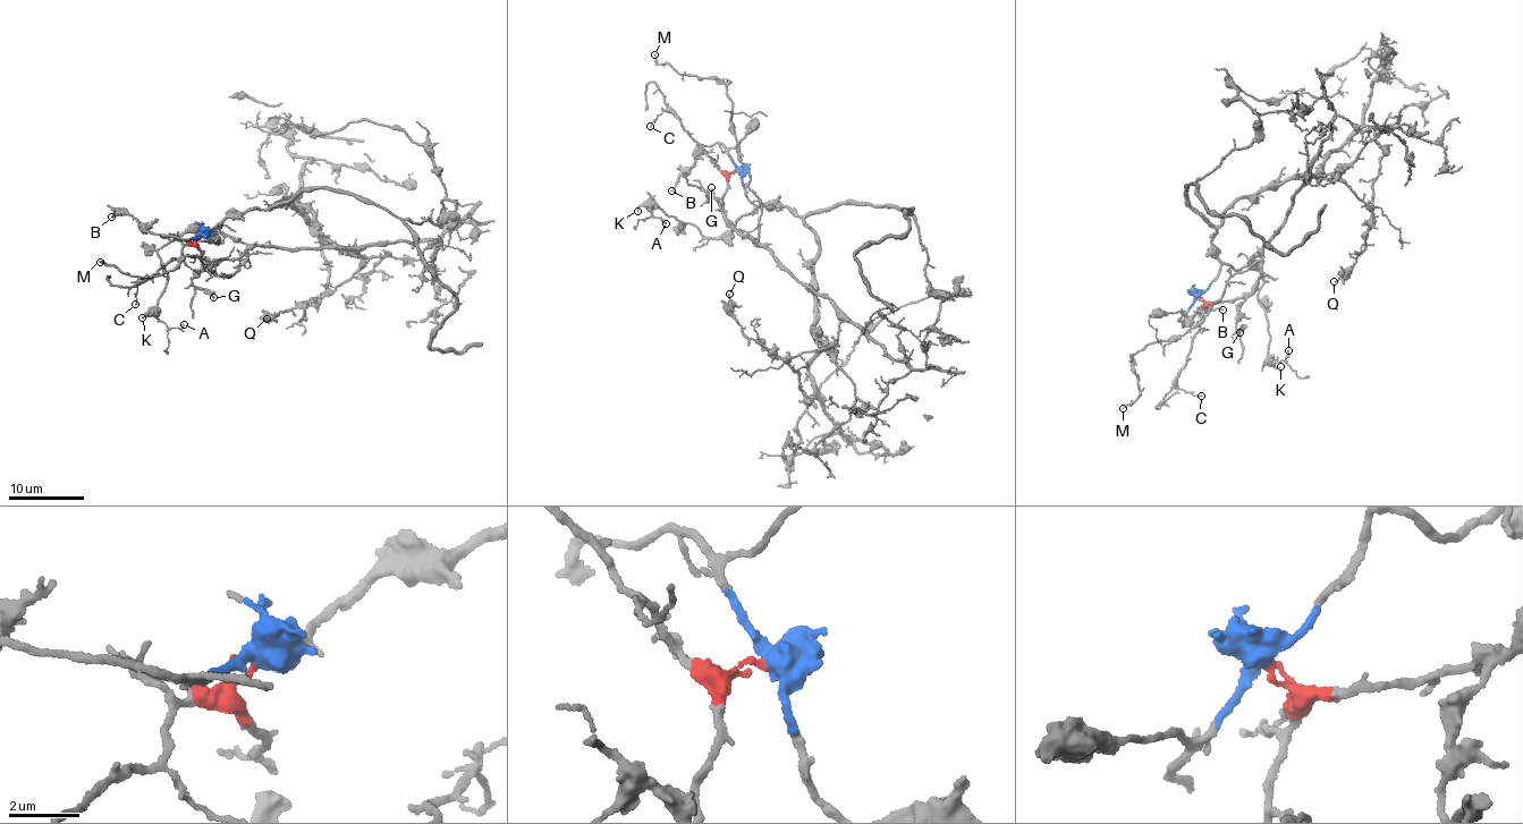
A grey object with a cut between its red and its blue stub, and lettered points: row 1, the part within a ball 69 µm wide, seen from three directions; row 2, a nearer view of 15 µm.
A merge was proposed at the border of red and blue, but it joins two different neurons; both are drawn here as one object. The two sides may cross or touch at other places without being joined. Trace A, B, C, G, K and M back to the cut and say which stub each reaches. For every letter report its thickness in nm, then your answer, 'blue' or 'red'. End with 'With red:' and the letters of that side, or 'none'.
A: 170 nm thick; blue
B: 160 nm thick; blue
C: 120 nm thick; red
G: 140 nm thick; red
K: 150 nm thick; blue
M: 150 nm thick; red
With red: C, G, M

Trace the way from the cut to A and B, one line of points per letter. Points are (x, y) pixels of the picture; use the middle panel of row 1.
A: (737, 170), (752, 210), (739, 215), (732, 231), (705, 237), (659, 205), (651, 210), (666, 223)
B: (737, 170), (736, 163), (720, 144), (699, 146), (694, 162), (679, 173), (671, 190)

